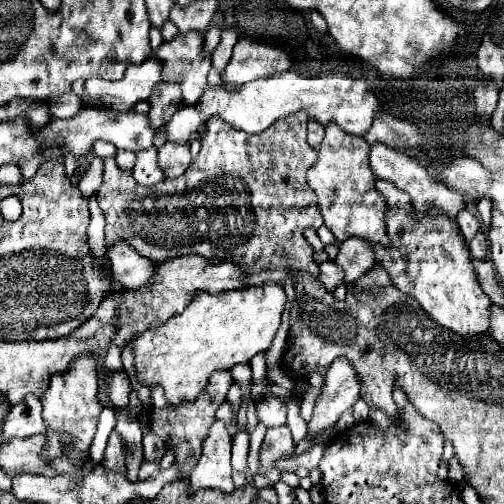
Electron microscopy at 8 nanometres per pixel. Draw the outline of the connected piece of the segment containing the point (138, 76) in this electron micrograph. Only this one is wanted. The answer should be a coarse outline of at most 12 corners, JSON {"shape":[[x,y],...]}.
{"shape":[[161,62],[129,66],[117,82],[91,78],[81,104],[129,112],[161,82]]}

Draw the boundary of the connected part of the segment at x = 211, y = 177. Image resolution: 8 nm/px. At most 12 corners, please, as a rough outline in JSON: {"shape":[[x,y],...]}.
{"shape":[[305,112],[207,120],[187,172],[105,158],[105,242],[319,276]]}

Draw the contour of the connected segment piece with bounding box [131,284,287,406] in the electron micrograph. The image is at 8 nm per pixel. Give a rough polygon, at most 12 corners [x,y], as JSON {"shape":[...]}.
{"shape":[[279,284],[199,292],[133,336],[137,380],[169,404],[271,346]]}

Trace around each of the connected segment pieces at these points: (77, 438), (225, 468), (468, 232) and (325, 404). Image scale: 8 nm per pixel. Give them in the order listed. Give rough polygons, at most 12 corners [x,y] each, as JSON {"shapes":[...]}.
{"shapes":[[[75,360],[41,398],[45,460],[81,465],[103,404],[97,360]],[[223,422],[209,428],[191,472],[191,492],[233,492],[231,438]],[[469,208],[457,216],[457,228],[469,240],[479,230],[477,216]],[[347,358],[335,360],[307,432],[335,426],[361,394]]]}

